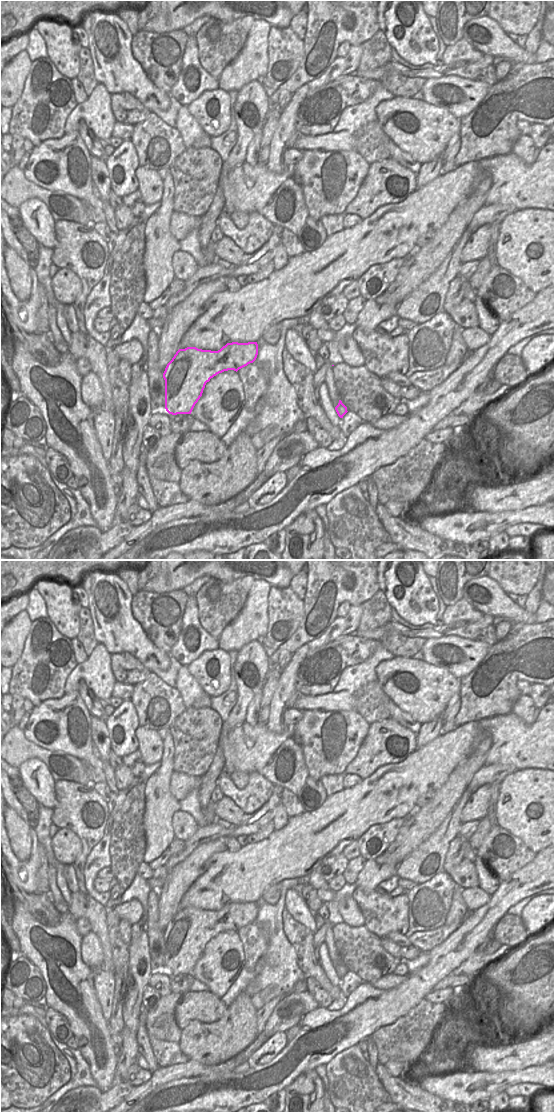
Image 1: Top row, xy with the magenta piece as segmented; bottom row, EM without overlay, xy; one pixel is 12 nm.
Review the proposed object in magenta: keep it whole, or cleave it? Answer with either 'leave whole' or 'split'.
leave whole

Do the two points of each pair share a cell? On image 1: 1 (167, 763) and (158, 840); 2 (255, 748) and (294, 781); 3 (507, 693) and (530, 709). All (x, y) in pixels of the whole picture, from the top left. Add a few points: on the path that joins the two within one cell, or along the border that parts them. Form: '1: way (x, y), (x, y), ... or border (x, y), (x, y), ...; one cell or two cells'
1: way (160, 782), (158, 821); one cell
2: way (265, 760), (265, 765), (282, 783); one cell
3: border (521, 695), (510, 711); two cells

